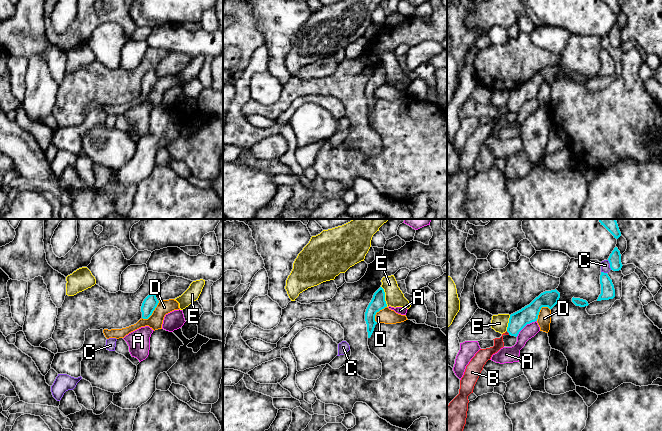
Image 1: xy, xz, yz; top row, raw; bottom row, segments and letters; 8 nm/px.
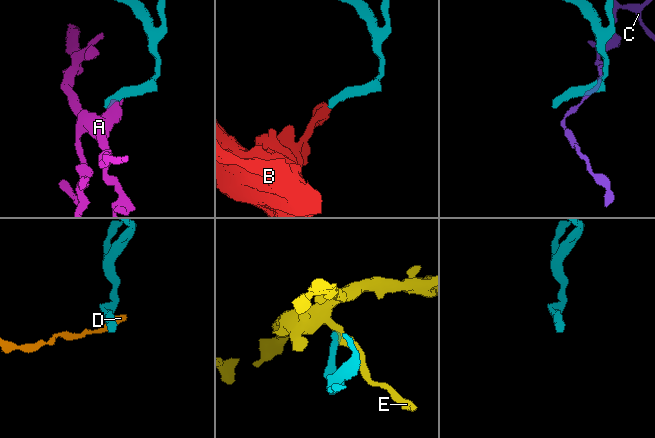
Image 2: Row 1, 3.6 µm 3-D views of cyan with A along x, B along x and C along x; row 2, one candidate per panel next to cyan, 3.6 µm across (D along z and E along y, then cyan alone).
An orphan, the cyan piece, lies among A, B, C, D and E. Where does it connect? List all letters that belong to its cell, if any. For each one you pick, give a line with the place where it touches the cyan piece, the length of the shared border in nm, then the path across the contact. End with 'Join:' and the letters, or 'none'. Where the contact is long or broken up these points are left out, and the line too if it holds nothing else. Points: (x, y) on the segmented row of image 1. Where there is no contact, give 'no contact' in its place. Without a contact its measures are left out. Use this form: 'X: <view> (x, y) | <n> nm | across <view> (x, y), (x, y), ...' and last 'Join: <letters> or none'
B: yz (508, 332) | 40 nm | across yz (518, 320), (508, 332), (486, 354)
Join: B

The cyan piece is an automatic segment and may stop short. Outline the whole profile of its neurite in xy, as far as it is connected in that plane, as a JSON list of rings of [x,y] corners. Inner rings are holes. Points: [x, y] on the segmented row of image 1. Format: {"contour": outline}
{"contour": [[[156,294],[148,295],[144,299],[142,306],[141,306],[142,318],[148,319],[152,315],[158,303],[159,301],[156,298]]]}

